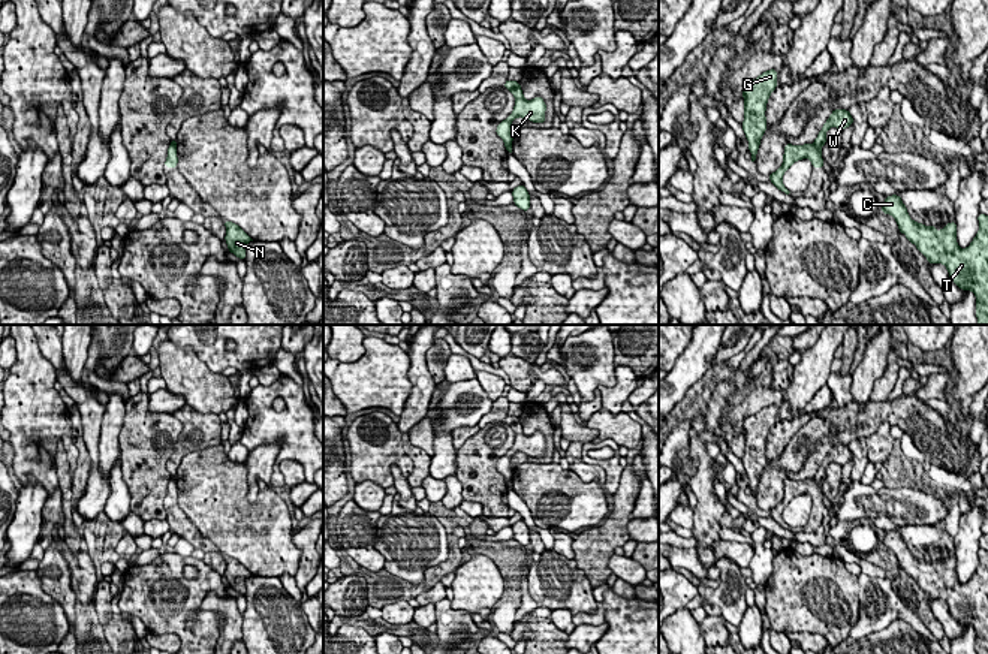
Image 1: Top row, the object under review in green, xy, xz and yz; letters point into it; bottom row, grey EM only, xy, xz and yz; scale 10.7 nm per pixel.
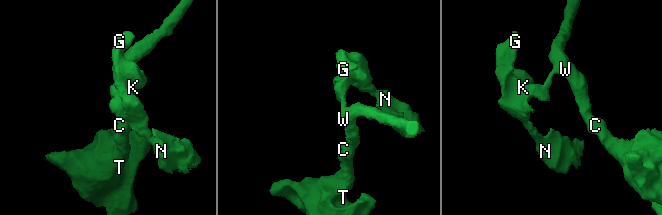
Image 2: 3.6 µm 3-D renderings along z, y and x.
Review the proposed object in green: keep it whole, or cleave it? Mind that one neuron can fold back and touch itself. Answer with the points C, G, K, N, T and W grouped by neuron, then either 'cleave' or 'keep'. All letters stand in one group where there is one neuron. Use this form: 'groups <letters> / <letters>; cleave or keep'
groups C T W / G K N; cleave

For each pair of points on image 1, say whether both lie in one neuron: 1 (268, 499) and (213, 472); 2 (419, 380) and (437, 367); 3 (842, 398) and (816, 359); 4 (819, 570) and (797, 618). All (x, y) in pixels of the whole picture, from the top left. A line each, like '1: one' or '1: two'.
1: one
2: two
3: two
4: one

